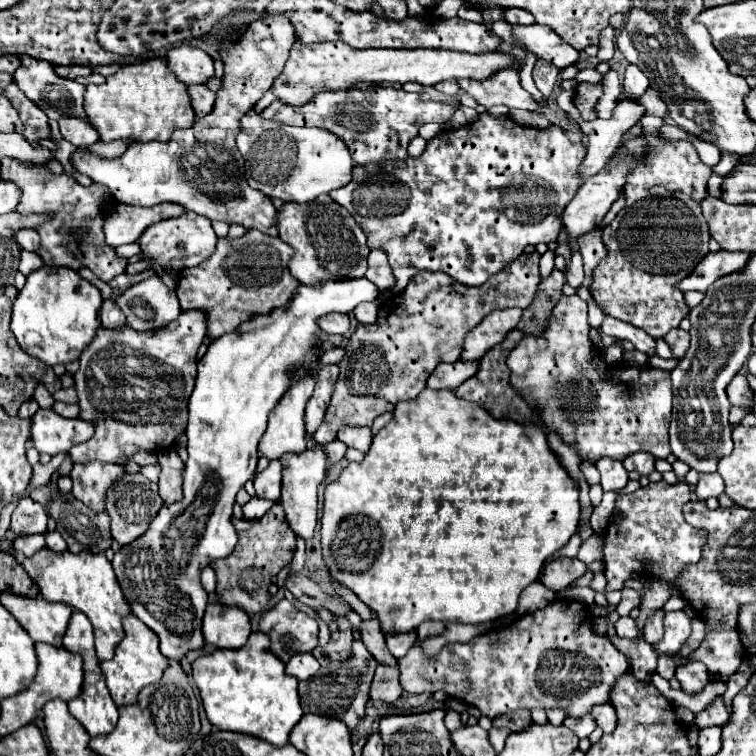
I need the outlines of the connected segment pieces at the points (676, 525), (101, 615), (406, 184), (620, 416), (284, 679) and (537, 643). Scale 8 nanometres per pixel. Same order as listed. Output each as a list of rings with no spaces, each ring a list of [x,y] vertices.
[[[648,483],[646,487],[640,487],[636,493],[626,495],[618,493],[616,495],[616,505],[614,511],[608,519],[608,527],[604,529],[604,575],[606,575],[606,589],[622,589],[624,583],[628,581],[630,575],[640,575],[640,573],[652,573],[656,579],[664,581],[670,585],[670,595],[680,597],[682,589],[678,585],[678,579],[684,571],[684,567],[694,565],[702,557],[702,549],[708,541],[708,533],[704,529],[696,529],[686,523],[682,515],[682,507],[692,501],[692,489],[688,483]]]
[[[42,549],[36,555],[24,559],[22,567],[32,577],[32,581],[38,585],[42,597],[52,603],[66,603],[78,611],[82,611],[90,623],[94,625],[96,635],[96,657],[100,661],[112,659],[116,645],[124,637],[122,619],[132,613],[132,607],[128,605],[112,563],[104,555],[74,555],[70,551],[56,553],[52,549]]]
[[[482,113],[482,117],[472,125],[452,129],[452,131],[450,129],[440,131],[434,139],[428,141],[428,145],[420,157],[408,157],[404,161],[388,163],[388,165],[384,165],[384,163],[372,165],[372,171],[356,165],[352,169],[352,181],[342,189],[332,191],[330,197],[338,205],[342,205],[350,211],[350,215],[356,219],[356,223],[366,233],[368,247],[370,249],[382,249],[388,255],[390,267],[392,267],[394,277],[396,277],[396,287],[392,287],[392,291],[402,291],[406,287],[406,281],[410,281],[414,277],[414,273],[418,273],[422,269],[444,271],[464,285],[484,285],[494,273],[498,273],[502,267],[506,267],[506,263],[510,263],[510,259],[516,259],[518,255],[522,255],[526,245],[550,243],[550,241],[558,239],[560,229],[562,229],[560,215],[562,215],[566,203],[570,203],[570,199],[576,195],[578,187],[582,185],[582,183],[578,183],[576,175],[578,175],[578,167],[580,167],[584,157],[586,157],[586,147],[582,143],[570,143],[560,127],[532,129],[532,127],[522,127],[522,125],[514,123],[510,117],[492,117],[490,113]]]
[[[578,295],[562,297],[550,313],[546,329],[540,335],[524,335],[524,339],[510,351],[506,361],[510,367],[512,387],[520,395],[526,395],[528,403],[534,403],[540,409],[544,425],[548,429],[558,431],[566,443],[572,443],[582,455],[582,459],[596,461],[602,457],[610,457],[622,461],[636,451],[646,451],[656,459],[666,459],[670,455],[668,427],[672,419],[670,373],[650,367],[620,365],[608,369],[604,375],[596,375],[596,369],[586,365],[588,359],[598,353],[588,339],[590,325],[586,311],[586,301],[582,301]]]
[[[254,631],[248,637],[248,643],[240,649],[216,649],[210,655],[202,655],[192,663],[192,675],[200,689],[202,705],[206,711],[208,721],[220,731],[234,731],[264,739],[276,747],[288,743],[288,735],[292,727],[302,719],[302,707],[298,703],[298,681],[284,673],[284,665],[274,653],[270,651],[270,639],[260,631]]]
[[[558,599],[548,607],[519,617],[510,626],[500,630],[500,639],[492,643],[492,635],[478,635],[468,643],[448,643],[436,657],[426,657],[420,645],[414,645],[402,659],[398,659],[400,685],[408,693],[444,691],[454,699],[462,699],[468,705],[482,711],[482,715],[494,719],[508,711],[518,709],[562,709],[566,715],[582,717],[590,713],[590,707],[608,701],[614,679],[628,669],[628,659],[610,643],[606,635],[592,629],[586,605],[578,601]]]

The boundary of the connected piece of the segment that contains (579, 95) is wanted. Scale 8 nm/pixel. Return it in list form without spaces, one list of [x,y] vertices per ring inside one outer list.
[[[580,83],[578,85],[578,89],[574,93],[574,105],[580,111],[580,117],[584,121],[590,121],[596,117],[594,105],[602,97],[602,93],[604,93],[602,85],[594,85],[594,83]]]

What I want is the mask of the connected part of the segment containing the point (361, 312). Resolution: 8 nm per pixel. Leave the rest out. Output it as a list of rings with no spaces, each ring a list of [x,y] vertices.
[[[372,301],[372,303],[362,303],[356,307],[354,315],[360,317],[360,323],[366,325],[366,323],[374,323],[374,319],[378,317],[378,307],[380,303],[378,301]]]

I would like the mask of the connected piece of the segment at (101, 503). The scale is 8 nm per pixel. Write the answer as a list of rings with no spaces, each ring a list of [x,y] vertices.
[[[74,463],[74,469],[70,471],[74,483],[72,495],[92,511],[106,511],[106,493],[124,475],[124,471],[126,469],[116,463]]]

